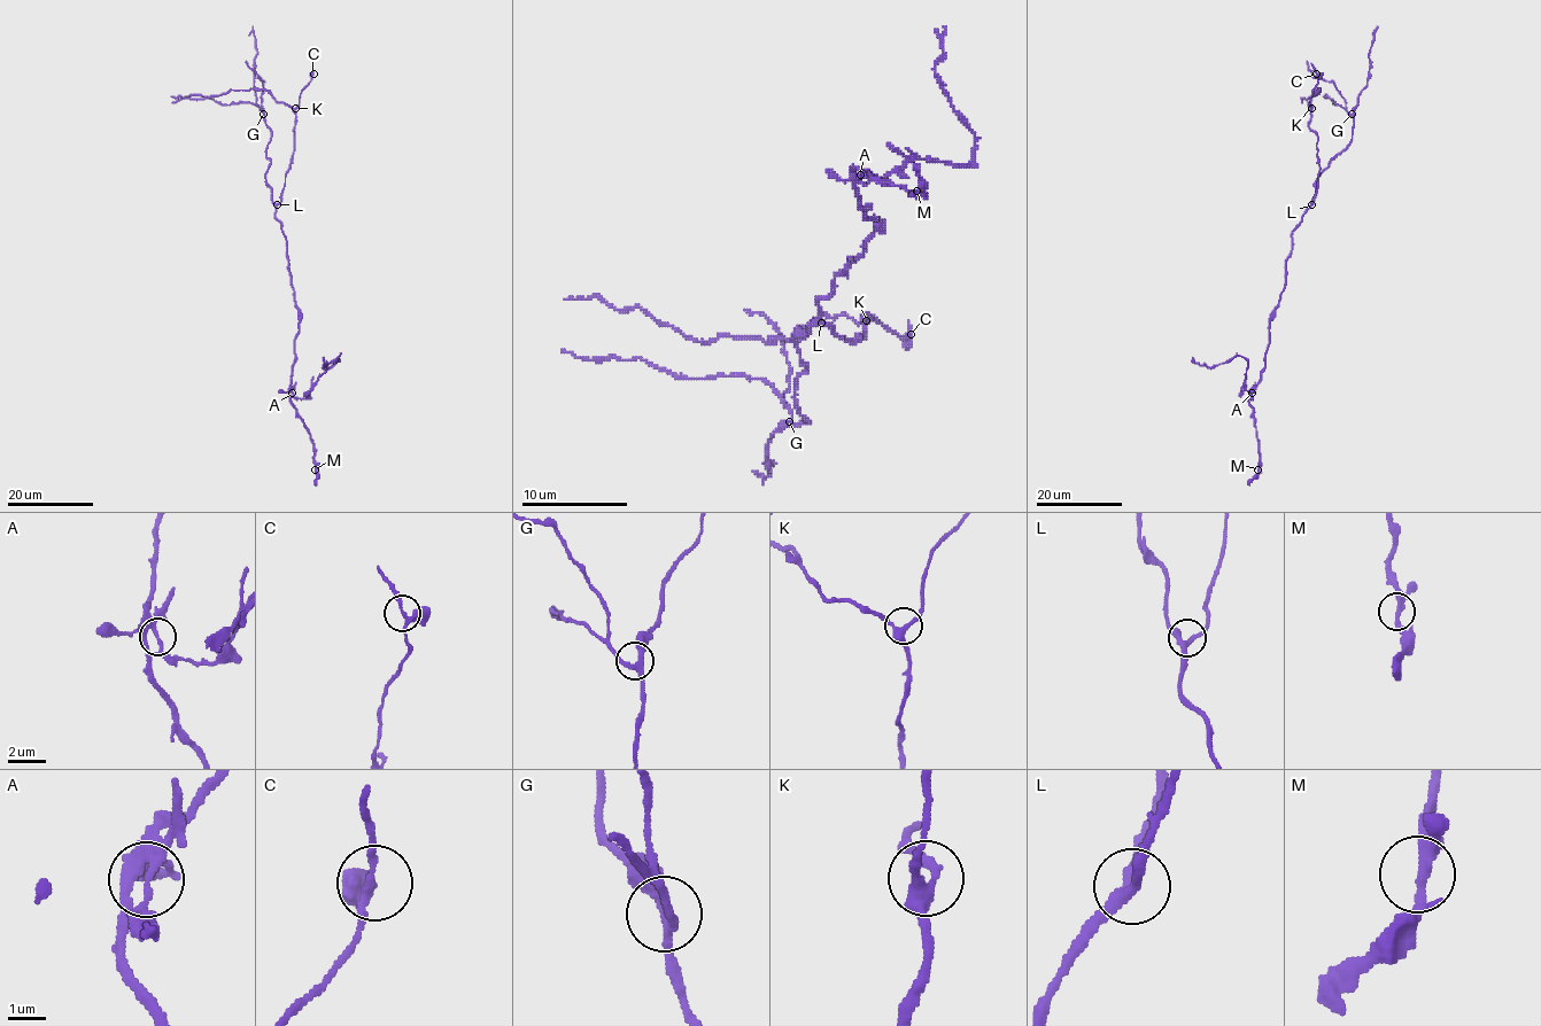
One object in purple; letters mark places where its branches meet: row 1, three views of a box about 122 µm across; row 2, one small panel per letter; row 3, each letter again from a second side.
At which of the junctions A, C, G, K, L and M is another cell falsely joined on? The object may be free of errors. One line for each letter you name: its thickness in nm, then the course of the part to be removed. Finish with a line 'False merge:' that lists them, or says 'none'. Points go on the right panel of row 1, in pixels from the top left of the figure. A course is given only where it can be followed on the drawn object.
A: 190 nm thick; foreign part runs (1252, 393), (1252, 399), (1245, 386), (1247, 362), (1240, 356), (1210, 367), (1205, 364), (1200, 366), (1192, 357)
False merge: A

